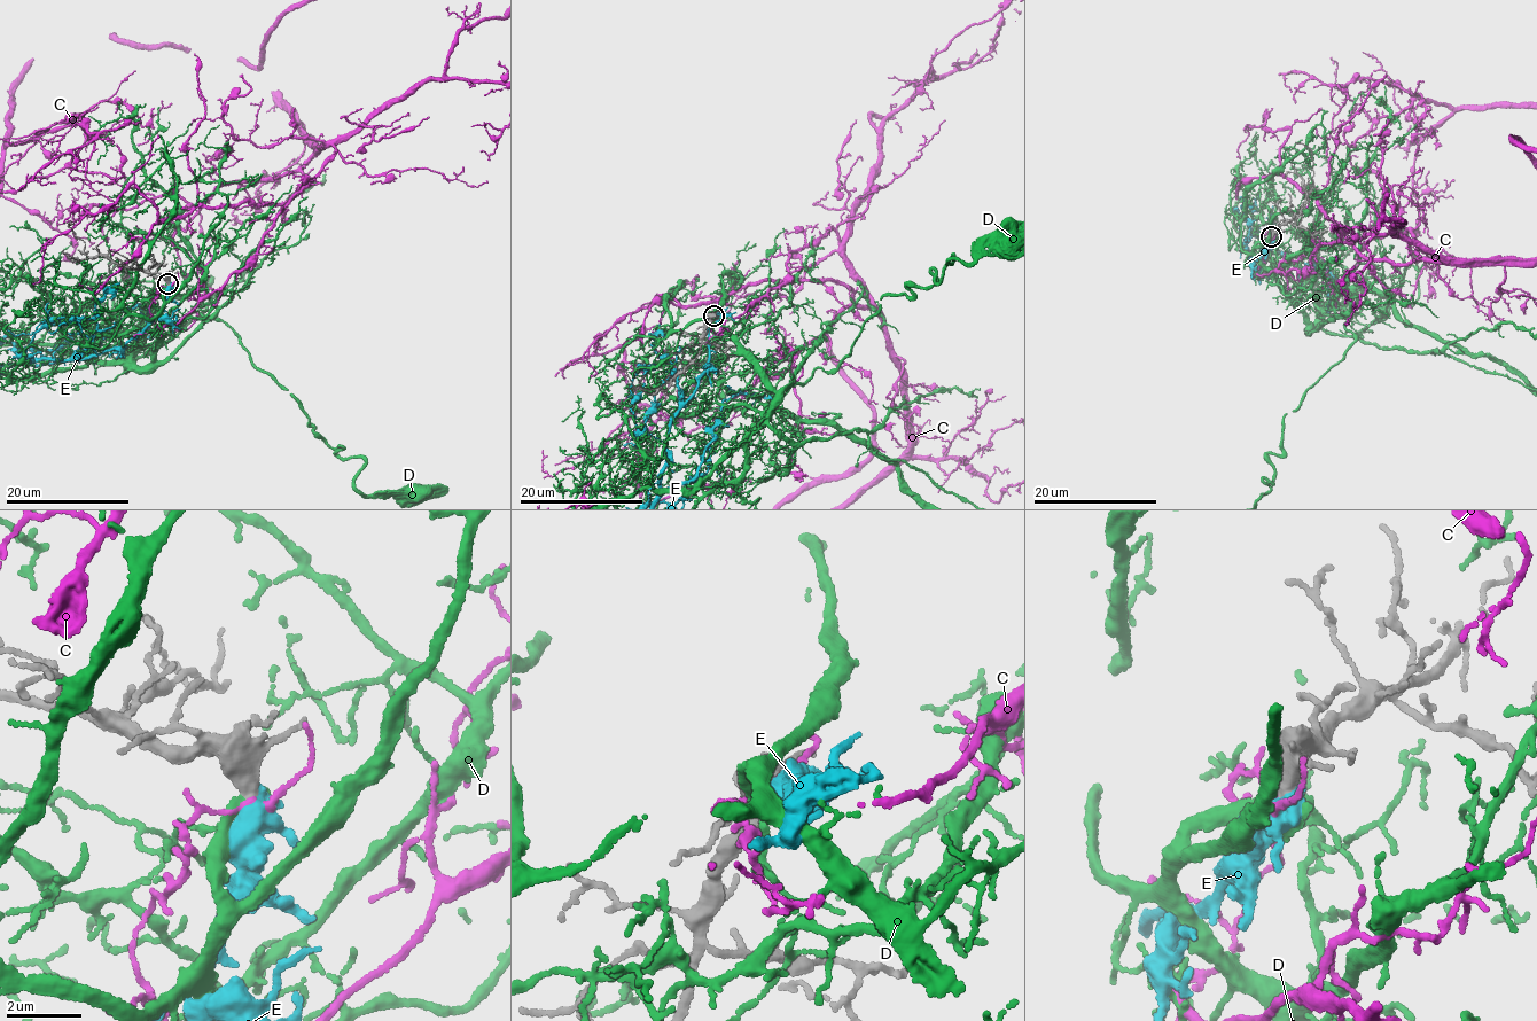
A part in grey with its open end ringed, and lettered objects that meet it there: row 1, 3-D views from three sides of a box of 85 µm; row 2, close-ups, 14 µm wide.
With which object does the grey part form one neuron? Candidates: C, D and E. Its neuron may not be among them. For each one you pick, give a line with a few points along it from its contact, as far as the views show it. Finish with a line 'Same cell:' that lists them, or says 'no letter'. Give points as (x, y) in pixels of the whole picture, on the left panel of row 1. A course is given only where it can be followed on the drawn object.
D: Its course: (166, 283), (141, 366), (141, 350), (187, 317), (219, 318), (316, 435), (364, 460), (357, 489), (410, 490)
Same cell: D

